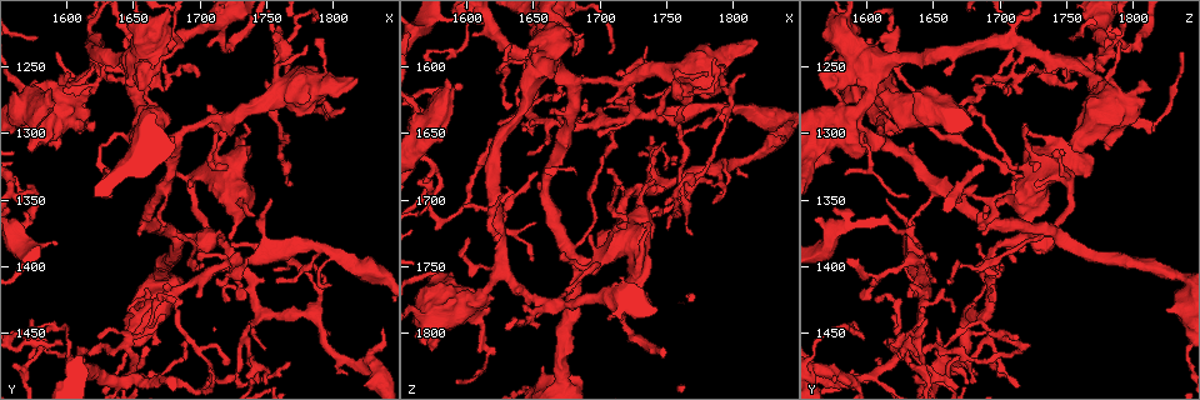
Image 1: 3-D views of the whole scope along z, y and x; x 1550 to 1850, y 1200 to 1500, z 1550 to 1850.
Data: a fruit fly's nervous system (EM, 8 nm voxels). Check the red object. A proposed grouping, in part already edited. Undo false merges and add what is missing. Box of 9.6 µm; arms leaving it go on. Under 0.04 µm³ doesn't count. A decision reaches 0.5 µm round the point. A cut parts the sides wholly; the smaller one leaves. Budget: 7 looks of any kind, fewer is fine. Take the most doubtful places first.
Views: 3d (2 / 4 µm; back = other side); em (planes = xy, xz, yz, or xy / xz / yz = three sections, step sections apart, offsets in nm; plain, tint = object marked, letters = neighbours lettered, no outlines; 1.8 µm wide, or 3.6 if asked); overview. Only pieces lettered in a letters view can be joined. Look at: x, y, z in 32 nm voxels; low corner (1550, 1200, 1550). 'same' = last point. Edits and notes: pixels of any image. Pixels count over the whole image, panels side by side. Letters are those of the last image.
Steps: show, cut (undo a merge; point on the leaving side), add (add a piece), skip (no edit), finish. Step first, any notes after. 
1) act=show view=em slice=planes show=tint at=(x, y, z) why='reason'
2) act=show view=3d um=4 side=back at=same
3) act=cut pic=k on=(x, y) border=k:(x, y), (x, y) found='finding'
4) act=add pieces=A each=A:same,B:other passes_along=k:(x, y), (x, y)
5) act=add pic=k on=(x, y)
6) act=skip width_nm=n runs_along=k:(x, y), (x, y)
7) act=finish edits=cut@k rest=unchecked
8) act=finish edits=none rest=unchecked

act=show view=em um=3.6 slice=xy step=8 show=tint at=(1716, 1378, 1716) why='branch point'

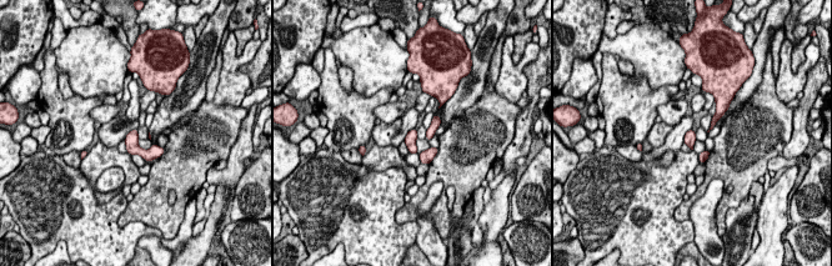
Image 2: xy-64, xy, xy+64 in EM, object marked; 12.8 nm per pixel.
act=show view=em um=3.6 slice=planes show=letters at=same

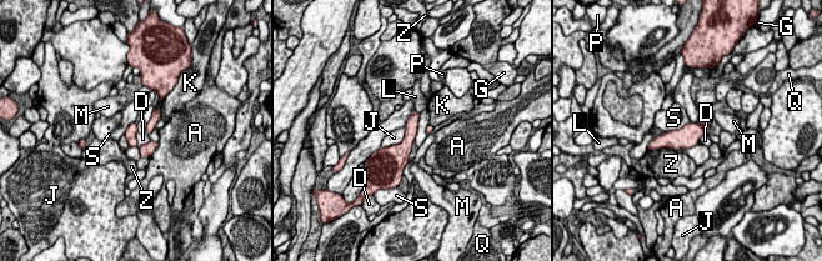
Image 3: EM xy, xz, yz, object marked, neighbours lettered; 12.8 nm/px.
act=skip width_nm=160 each=A:other,D:other,G:other,J:other,K:other,L:other,M:other,P:other,Q:other,S:other,Z:other border=3:(406, 129), (399, 142), (381, 147) found='one cell here'

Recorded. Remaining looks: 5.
act=show view=3d um=4 at=(1586, 1268, 1614) why='branch stops here'

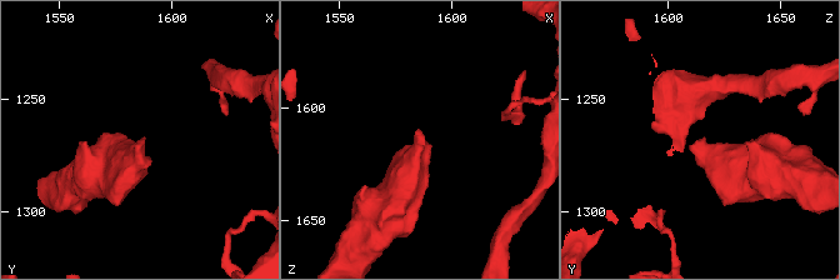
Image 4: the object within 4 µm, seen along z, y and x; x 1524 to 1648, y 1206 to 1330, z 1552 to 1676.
act=show view=em slice=planes show=letters at=(1589, 1266, 1614) why='need the tissue'

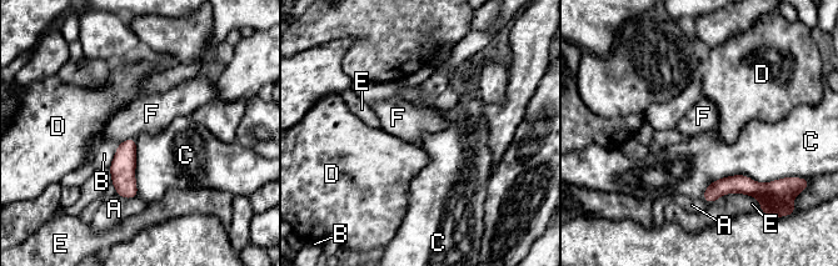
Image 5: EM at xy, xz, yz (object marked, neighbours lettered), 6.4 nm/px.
act=skip each=A:other,B:other,C:other,D:other,E:other,F:other border=5:(135, 137), (128, 137), (119, 144) found='none of them fits'

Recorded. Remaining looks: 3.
act=show view=em slice=yz step=4 show=tint at=(1762, 1240, 1620) why='branch point'

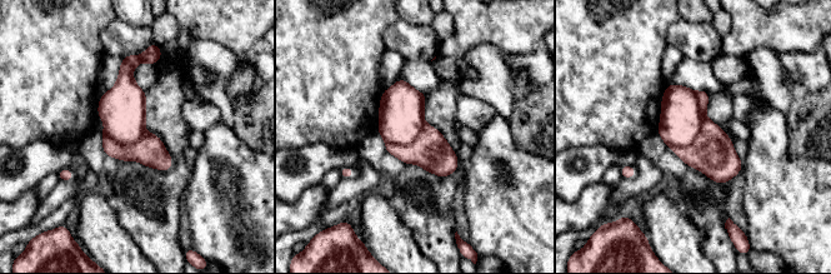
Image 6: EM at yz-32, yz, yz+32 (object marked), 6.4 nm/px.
act=show view=em slice=yz step=4 show=letters at=same

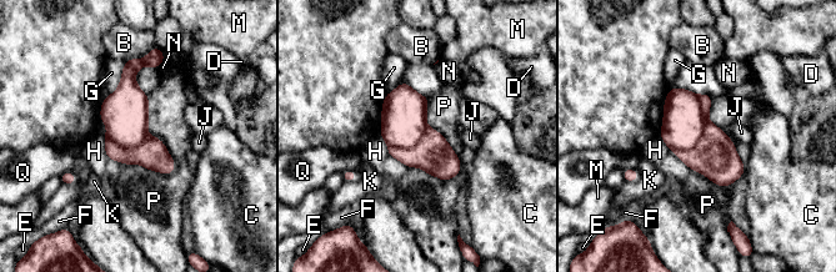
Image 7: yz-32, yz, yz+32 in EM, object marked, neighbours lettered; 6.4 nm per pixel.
act=cut pic=7 on=(682, 122) width_nm=280 each=B:other,C:other,D:other,E:other,F:other,G:other,H:other,J:other,K:other,M:other,N:other,P:other,Q:other border=7:(699, 96), (702, 134), (676, 154) found='a second cell is stuck on'

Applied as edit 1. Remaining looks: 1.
act=finish edits=cut@7 rest=unchecked

